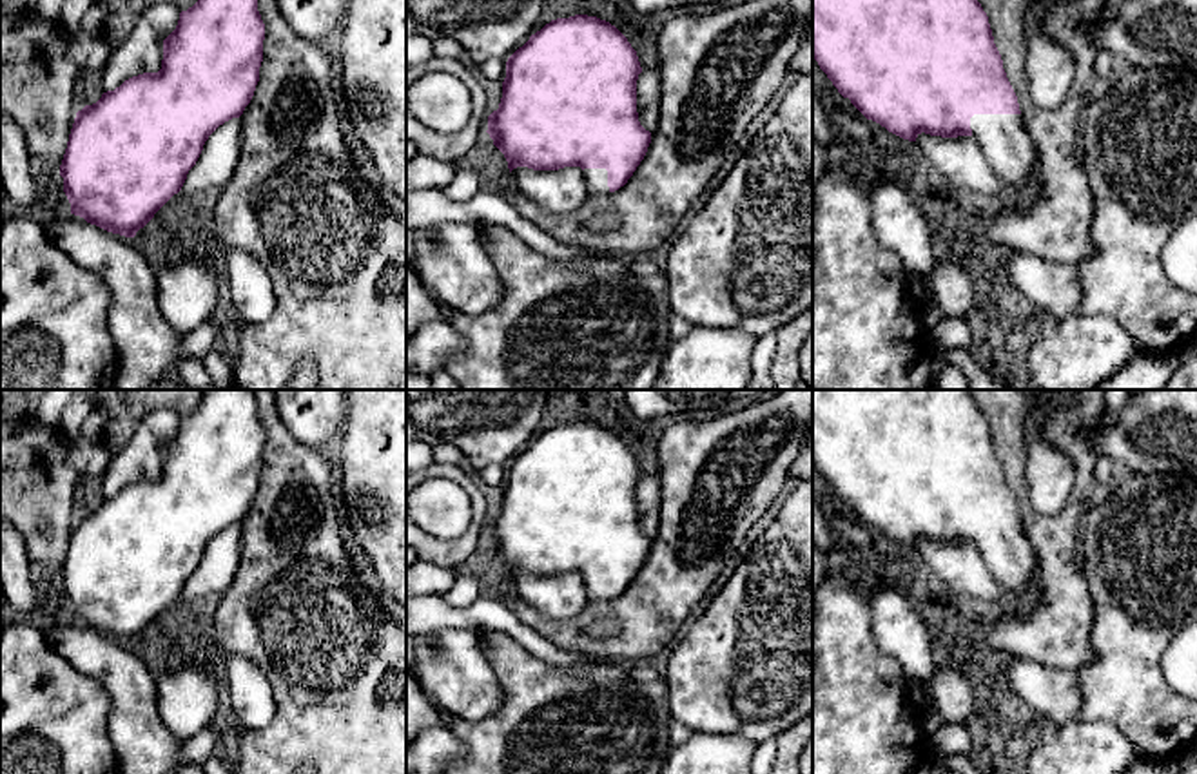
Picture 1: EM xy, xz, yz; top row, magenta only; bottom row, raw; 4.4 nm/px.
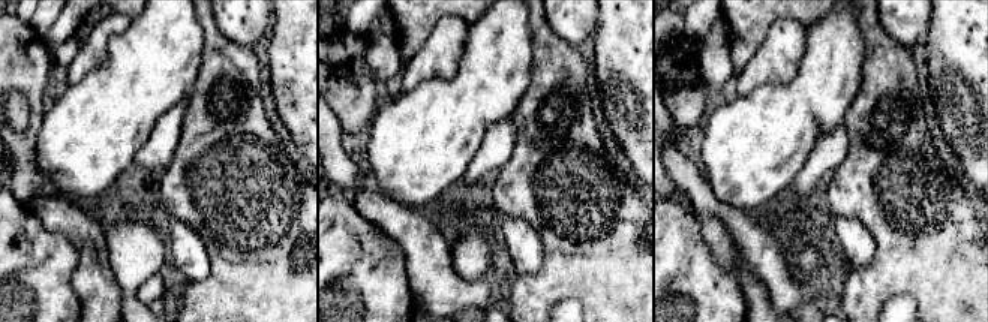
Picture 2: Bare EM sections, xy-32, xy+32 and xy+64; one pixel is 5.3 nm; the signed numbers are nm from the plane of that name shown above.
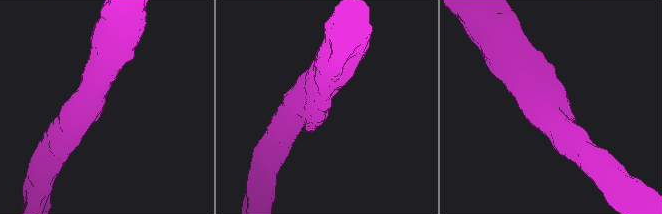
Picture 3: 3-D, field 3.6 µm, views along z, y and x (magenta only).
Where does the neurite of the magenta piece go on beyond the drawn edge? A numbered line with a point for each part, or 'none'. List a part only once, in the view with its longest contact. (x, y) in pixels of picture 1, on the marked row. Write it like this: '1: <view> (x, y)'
1: yz (1009, 151)

